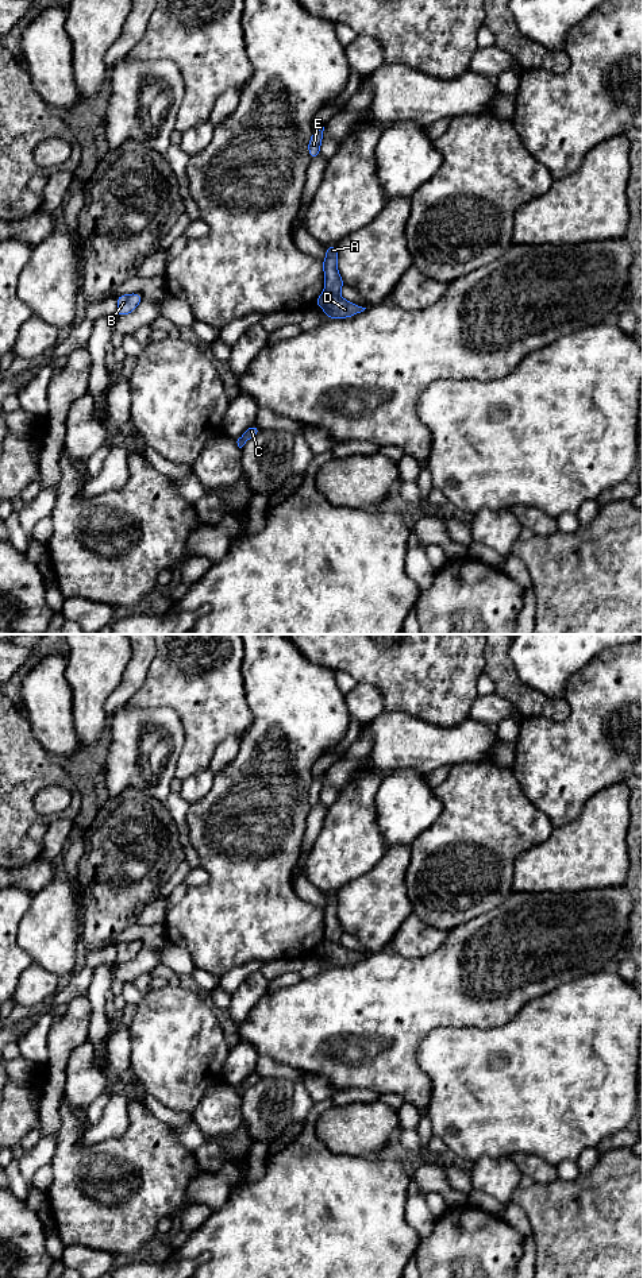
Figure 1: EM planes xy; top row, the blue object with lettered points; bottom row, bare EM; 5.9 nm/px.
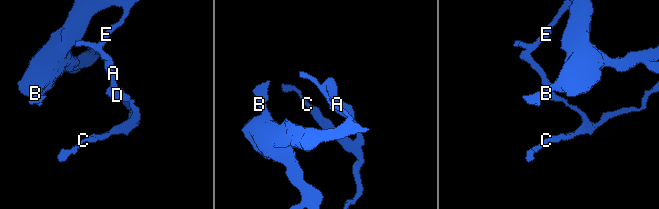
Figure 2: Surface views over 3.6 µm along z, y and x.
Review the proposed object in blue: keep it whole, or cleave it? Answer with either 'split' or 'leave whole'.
split

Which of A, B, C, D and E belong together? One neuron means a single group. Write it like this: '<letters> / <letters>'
A B E / C D

